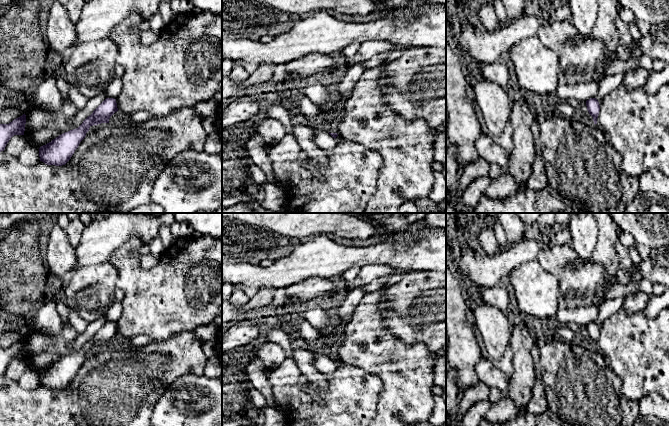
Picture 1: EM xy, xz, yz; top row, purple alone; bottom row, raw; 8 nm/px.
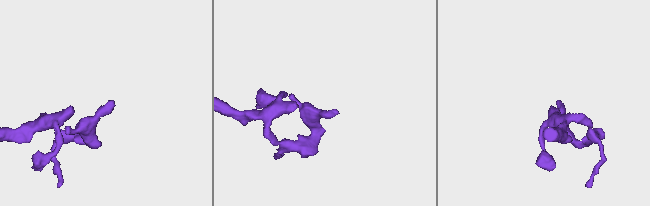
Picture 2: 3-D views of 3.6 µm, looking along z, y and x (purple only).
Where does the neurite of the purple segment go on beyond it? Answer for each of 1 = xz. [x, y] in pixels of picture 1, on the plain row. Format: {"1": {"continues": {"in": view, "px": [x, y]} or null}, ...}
{"1": {"continues": null}}

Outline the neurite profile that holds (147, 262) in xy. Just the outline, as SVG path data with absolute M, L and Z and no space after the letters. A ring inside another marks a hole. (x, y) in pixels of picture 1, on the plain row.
M151 254L148 255L141 255L140 257L140 266L146 271L151 270L154 266L156 266L159 262L159 259L152 256Z

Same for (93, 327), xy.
M105 316L92 322L89 323L87 329L85 330L84 333L81 335L78 335L74 341L74 353L78 352L83 345L90 340L93 335L106 323L106 318Z

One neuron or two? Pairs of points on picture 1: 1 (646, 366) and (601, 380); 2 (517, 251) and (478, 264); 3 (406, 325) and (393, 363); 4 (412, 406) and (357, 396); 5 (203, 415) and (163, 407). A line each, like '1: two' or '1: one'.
1: two
2: one
3: two
4: two
5: one

